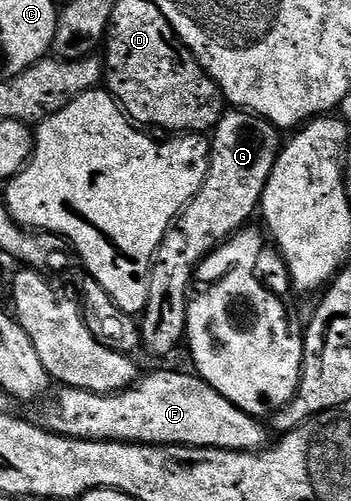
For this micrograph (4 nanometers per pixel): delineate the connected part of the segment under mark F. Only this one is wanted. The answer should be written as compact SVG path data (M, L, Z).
M160 369L145 377L143 374L133 385L118 393L91 393L67 387L59 391L61 393L45 407L42 420L43 428L59 437L76 437L80 441L127 441L134 445L189 445L191 449L229 449L239 453L254 453L269 444L269 430L263 420L234 407L230 399L218 395L210 383L192 371L179 373L176 369Z

